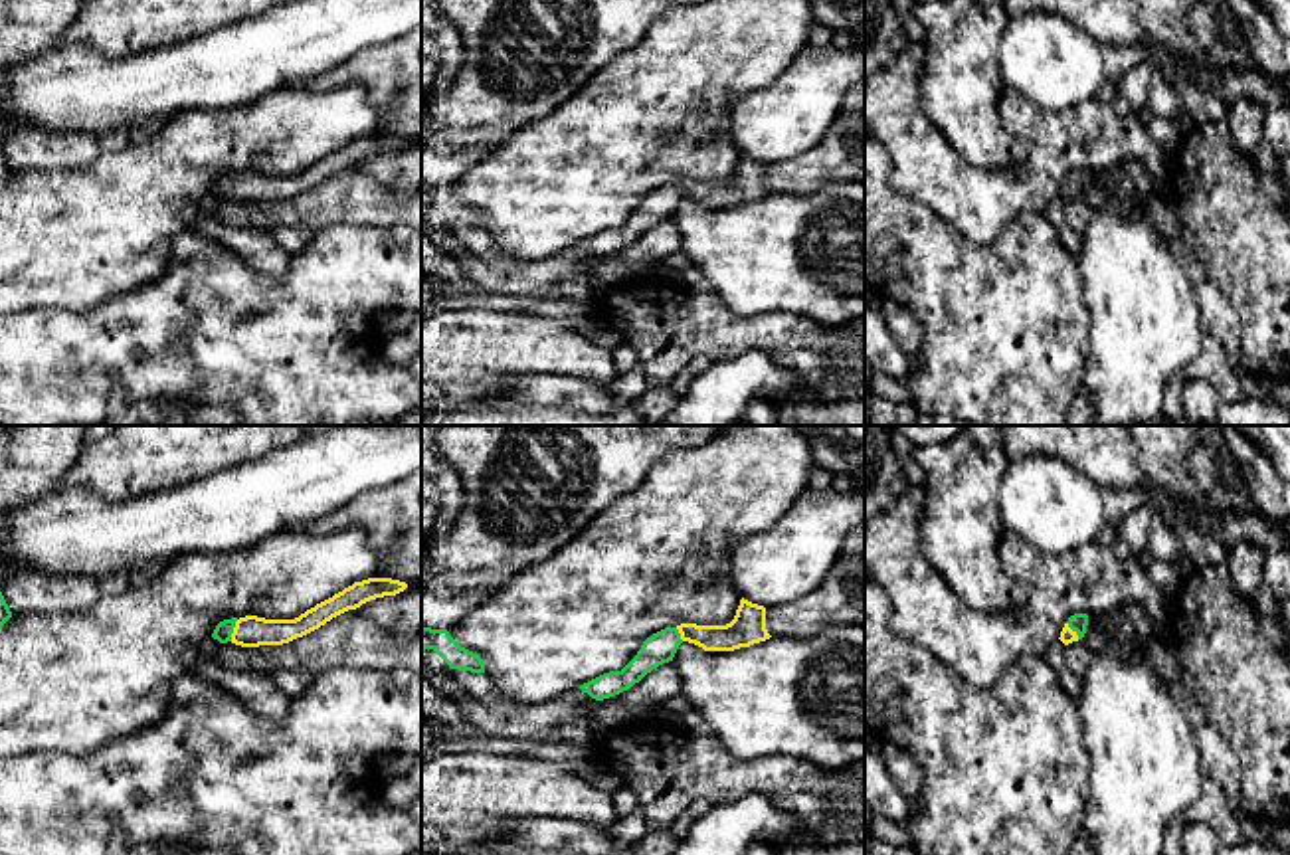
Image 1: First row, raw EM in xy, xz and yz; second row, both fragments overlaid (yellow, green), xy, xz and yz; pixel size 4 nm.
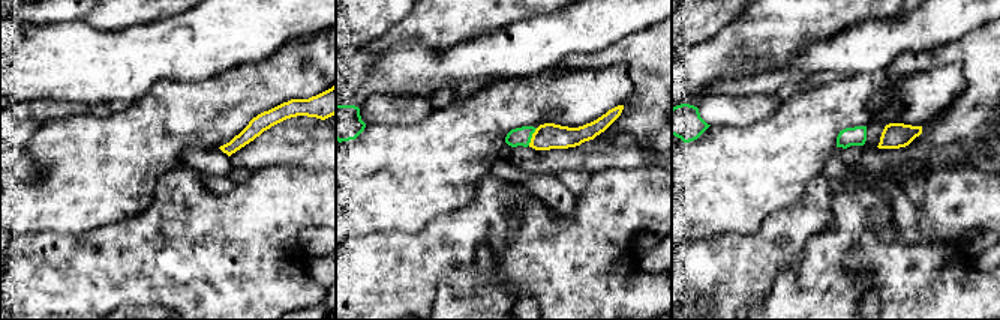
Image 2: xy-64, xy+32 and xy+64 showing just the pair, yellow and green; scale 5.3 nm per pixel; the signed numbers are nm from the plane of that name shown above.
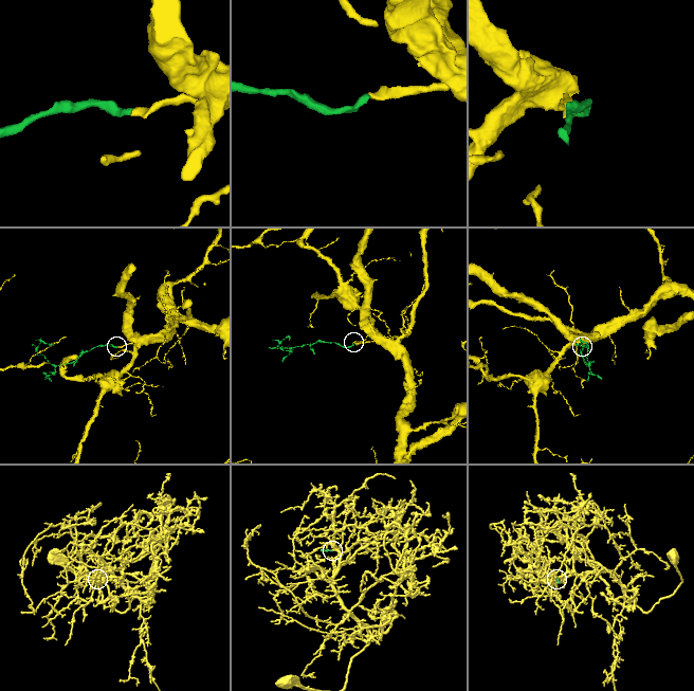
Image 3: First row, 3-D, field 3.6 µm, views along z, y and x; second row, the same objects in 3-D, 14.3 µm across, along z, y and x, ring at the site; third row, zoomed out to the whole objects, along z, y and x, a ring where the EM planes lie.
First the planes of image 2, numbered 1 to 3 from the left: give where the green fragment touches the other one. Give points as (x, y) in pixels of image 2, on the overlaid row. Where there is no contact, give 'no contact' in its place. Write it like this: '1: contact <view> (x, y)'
1: no contact
2: contact xy+32 (532, 137)
3: no contact

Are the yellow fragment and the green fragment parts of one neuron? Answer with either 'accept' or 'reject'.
accept

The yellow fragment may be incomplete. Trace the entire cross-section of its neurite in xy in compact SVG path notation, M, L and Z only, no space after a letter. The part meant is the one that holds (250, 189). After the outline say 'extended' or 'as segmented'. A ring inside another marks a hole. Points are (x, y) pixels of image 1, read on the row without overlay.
M368 135L354 139L352 142L317 160L295 176L265 176L257 172L245 172L239 176L231 174L220 178L212 194L220 200L231 198L241 204L283 202L319 186L348 166L356 166L376 154L396 152L406 144L408 141L400 137Z | extended

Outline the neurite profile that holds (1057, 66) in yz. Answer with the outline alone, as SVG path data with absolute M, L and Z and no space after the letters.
M1053 12L1009 18L997 59L1003 83L1049 113L1092 99L1108 79L1100 44Z

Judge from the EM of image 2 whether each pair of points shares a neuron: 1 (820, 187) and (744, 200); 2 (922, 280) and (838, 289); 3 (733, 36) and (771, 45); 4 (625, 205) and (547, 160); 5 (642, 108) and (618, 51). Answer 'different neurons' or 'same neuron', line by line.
1: different neurons
2: different neurons
3: same neuron
4: different neurons
5: same neuron

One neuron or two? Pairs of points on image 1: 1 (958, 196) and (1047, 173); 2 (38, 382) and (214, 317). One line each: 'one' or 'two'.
1: one
2: one

